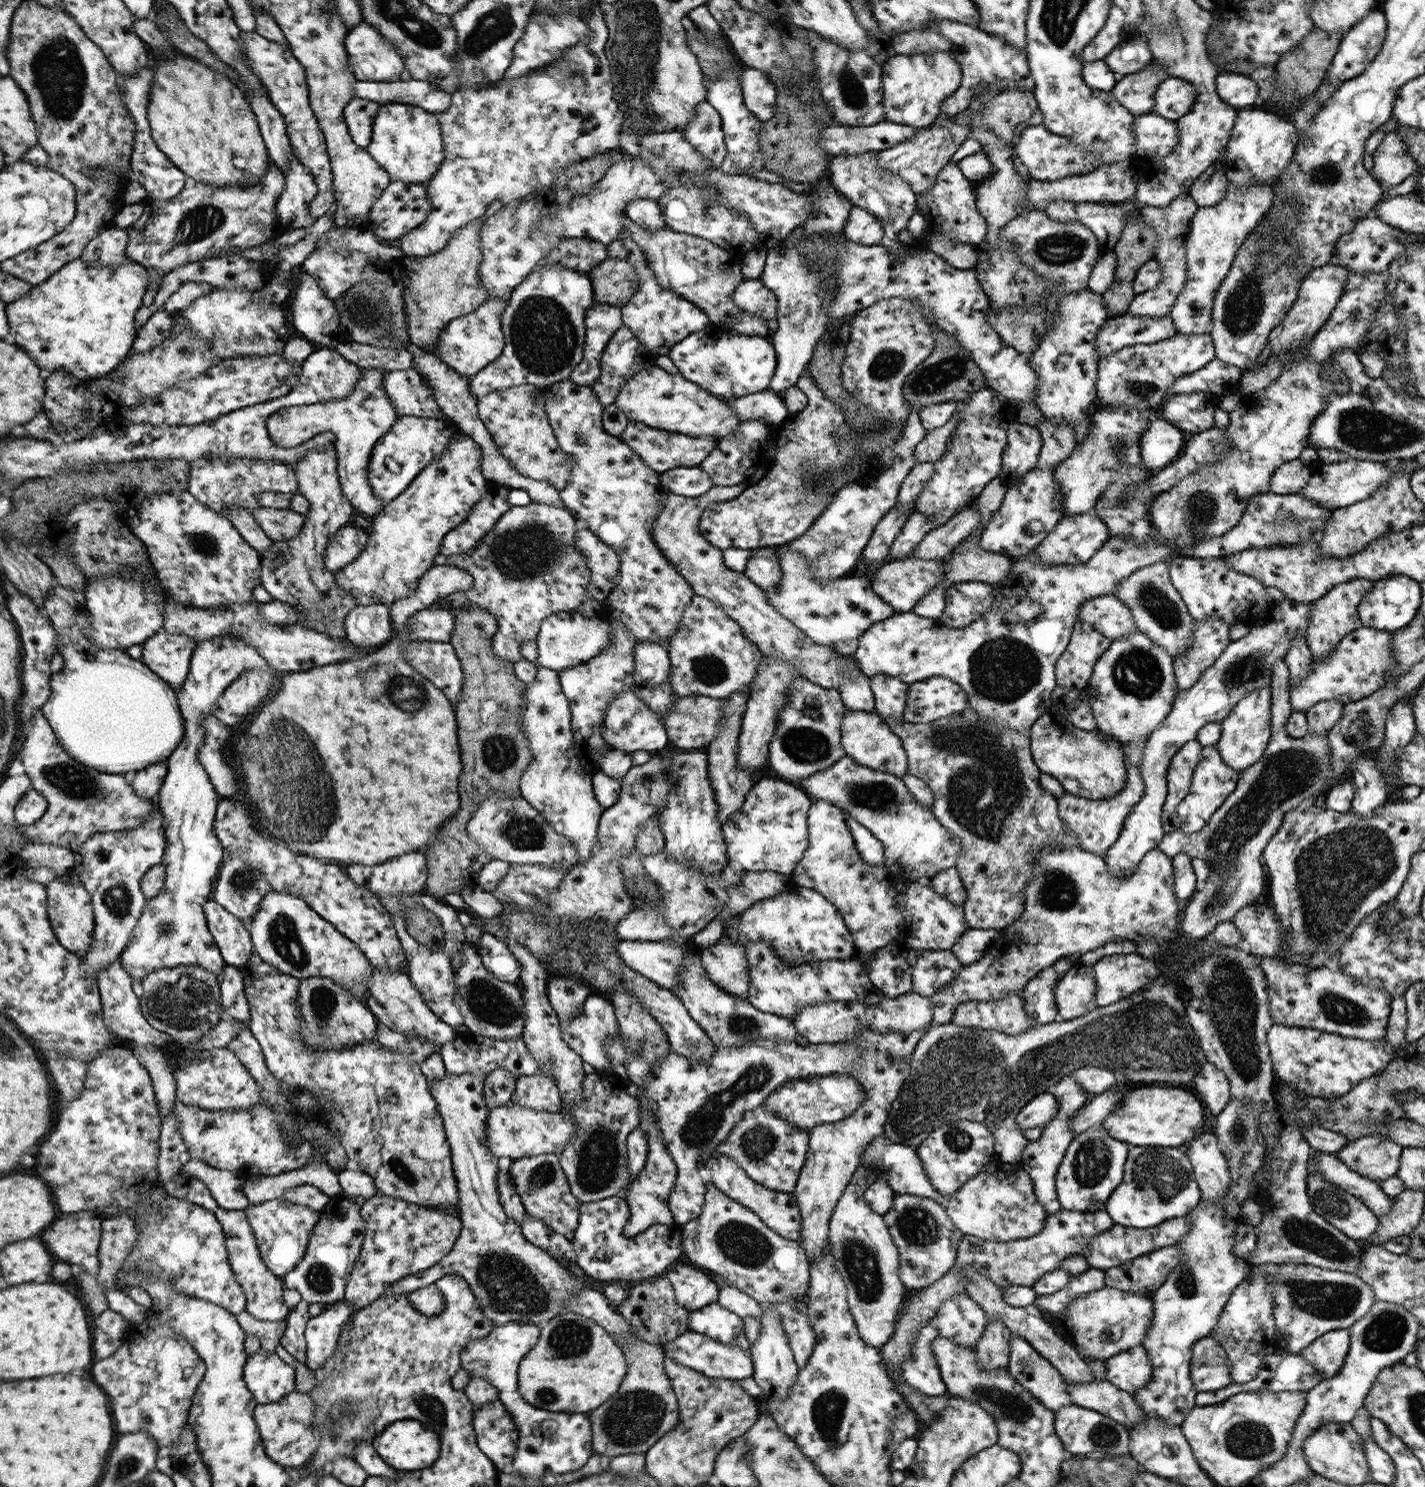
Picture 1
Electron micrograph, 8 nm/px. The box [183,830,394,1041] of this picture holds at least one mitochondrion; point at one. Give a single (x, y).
(282, 931)

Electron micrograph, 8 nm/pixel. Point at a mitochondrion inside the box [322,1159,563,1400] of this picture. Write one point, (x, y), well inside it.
(508, 1287)

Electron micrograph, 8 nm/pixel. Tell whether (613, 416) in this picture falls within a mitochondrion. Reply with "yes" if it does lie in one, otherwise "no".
no

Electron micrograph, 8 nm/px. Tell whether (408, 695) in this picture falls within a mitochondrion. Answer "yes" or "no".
yes

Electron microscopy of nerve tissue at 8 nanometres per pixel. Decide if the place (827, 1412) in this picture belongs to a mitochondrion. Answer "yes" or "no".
yes

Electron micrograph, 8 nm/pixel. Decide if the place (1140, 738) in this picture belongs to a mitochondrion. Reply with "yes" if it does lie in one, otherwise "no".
no

